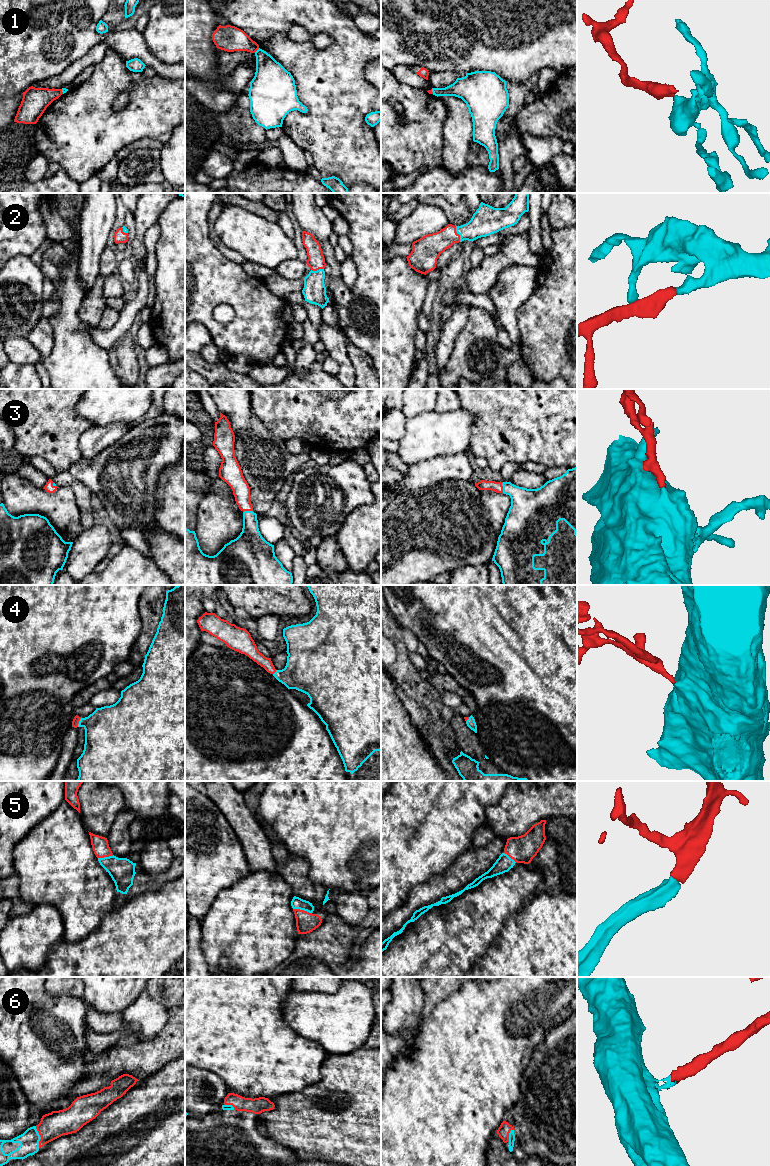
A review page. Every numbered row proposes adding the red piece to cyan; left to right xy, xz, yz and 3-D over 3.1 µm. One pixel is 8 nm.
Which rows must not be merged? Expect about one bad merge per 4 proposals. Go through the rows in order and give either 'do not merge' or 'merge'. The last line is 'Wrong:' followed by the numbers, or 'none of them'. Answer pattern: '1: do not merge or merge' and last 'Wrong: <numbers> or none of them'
1: do not merge
2: merge
3: merge
4: merge
5: merge
6: merge
Wrong: 1

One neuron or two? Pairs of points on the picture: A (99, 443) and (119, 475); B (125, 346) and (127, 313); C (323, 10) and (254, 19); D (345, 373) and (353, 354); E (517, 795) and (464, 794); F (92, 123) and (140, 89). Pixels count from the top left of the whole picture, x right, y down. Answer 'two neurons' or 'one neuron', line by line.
A: two neurons
B: two neurons
C: one neuron
D: two neurons
E: two neurons
F: one neuron

